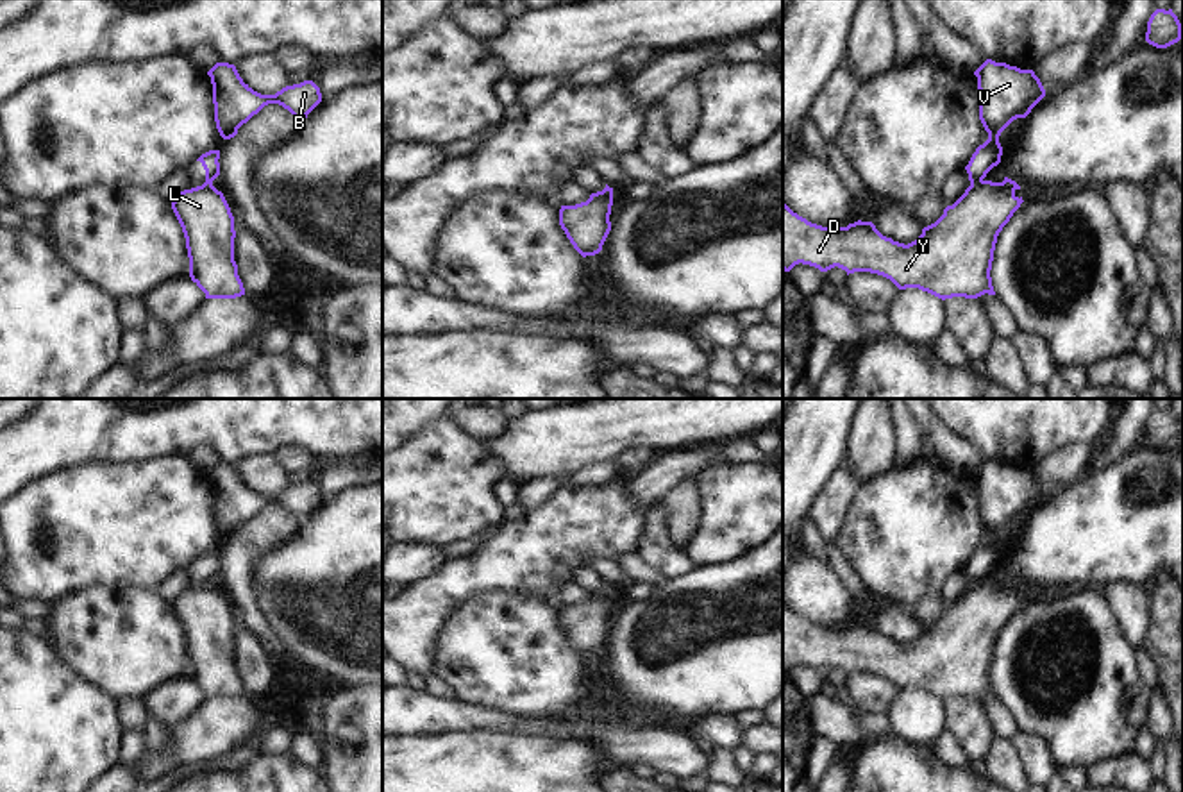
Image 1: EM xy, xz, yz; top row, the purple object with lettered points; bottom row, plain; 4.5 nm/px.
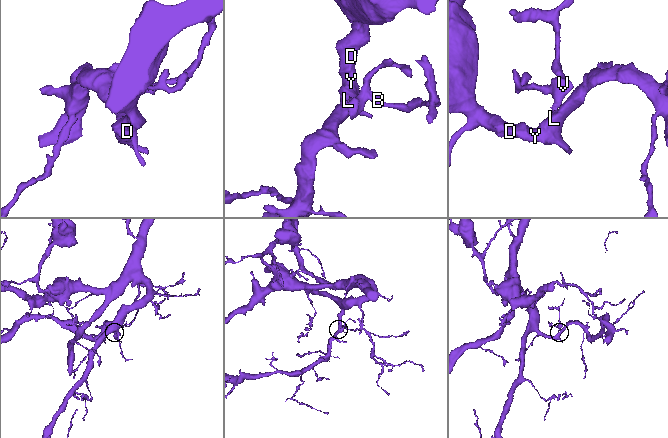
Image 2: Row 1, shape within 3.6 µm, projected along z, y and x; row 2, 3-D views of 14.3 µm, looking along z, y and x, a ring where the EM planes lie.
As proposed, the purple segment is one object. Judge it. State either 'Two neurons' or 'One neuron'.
Two neurons.

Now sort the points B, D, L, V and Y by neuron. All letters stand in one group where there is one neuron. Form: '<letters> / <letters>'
B V / D L Y

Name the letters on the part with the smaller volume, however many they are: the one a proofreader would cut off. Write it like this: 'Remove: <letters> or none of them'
Remove: B, V

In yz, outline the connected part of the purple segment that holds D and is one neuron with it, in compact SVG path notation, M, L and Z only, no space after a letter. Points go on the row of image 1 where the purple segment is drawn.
M1004 177L1003 182L979 181L944 209L944 215L922 234L904 245L883 236L872 222L854 222L847 227L822 227L793 213L783 202L783 270L810 265L820 272L835 266L849 274L870 272L890 279L899 290L919 288L942 300L952 297L977 299L995 295L992 286L992 261L997 236L1024 202L1015 191L1020 186Z

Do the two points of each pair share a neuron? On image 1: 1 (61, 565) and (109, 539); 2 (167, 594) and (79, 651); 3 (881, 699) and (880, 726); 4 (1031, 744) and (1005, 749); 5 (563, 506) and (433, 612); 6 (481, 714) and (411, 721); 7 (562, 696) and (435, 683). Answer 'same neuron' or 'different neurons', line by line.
1: same neuron
2: different neurons
3: different neurons
4: different neurons
5: same neuron
6: same neuron
7: different neurons

